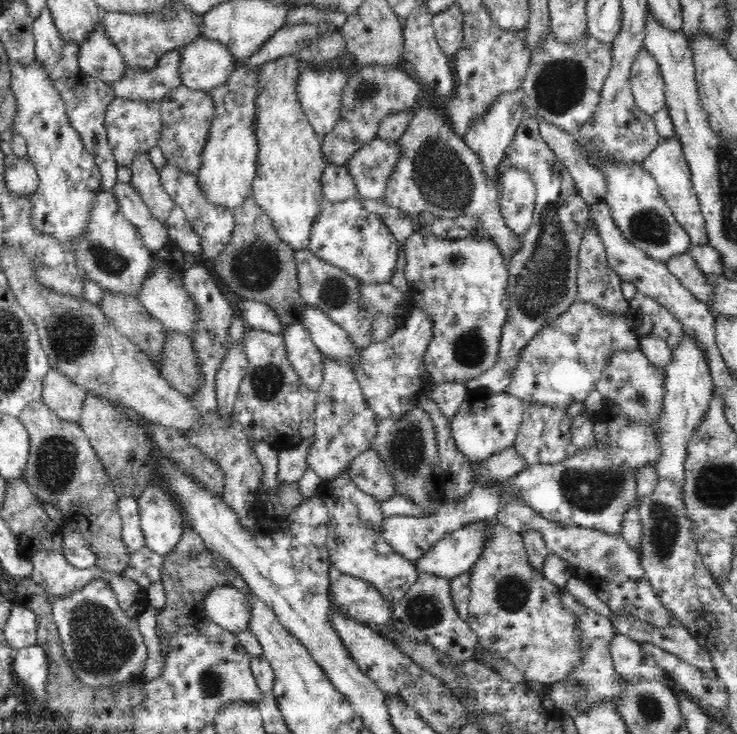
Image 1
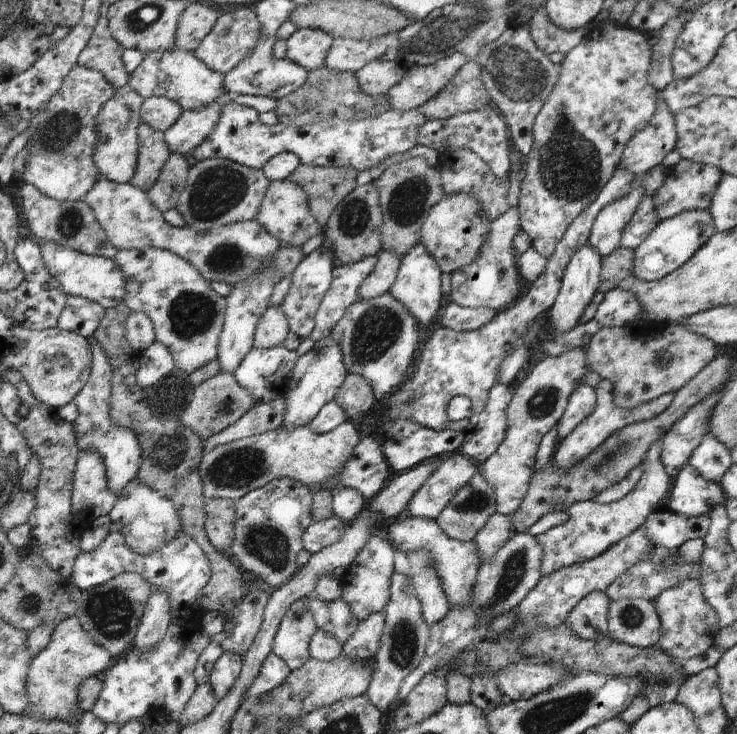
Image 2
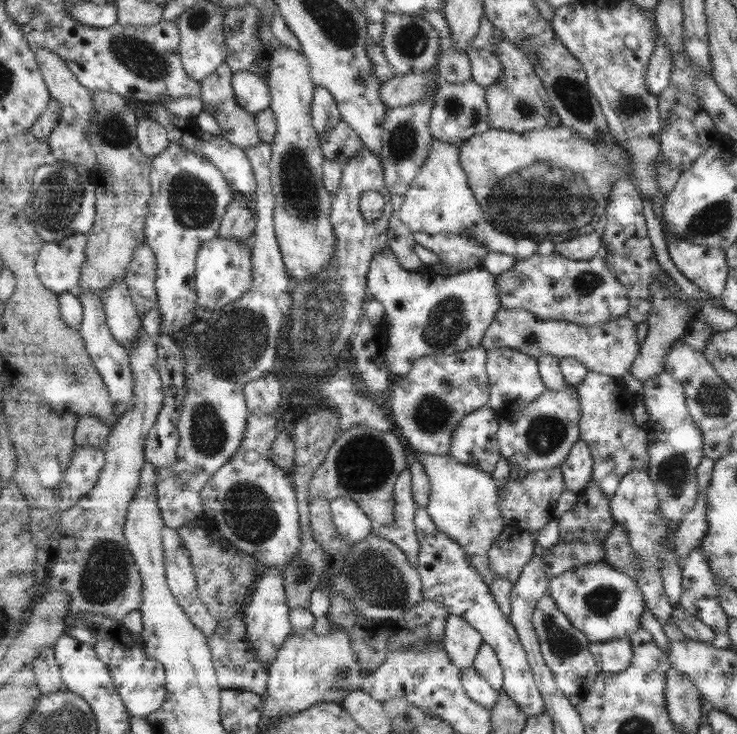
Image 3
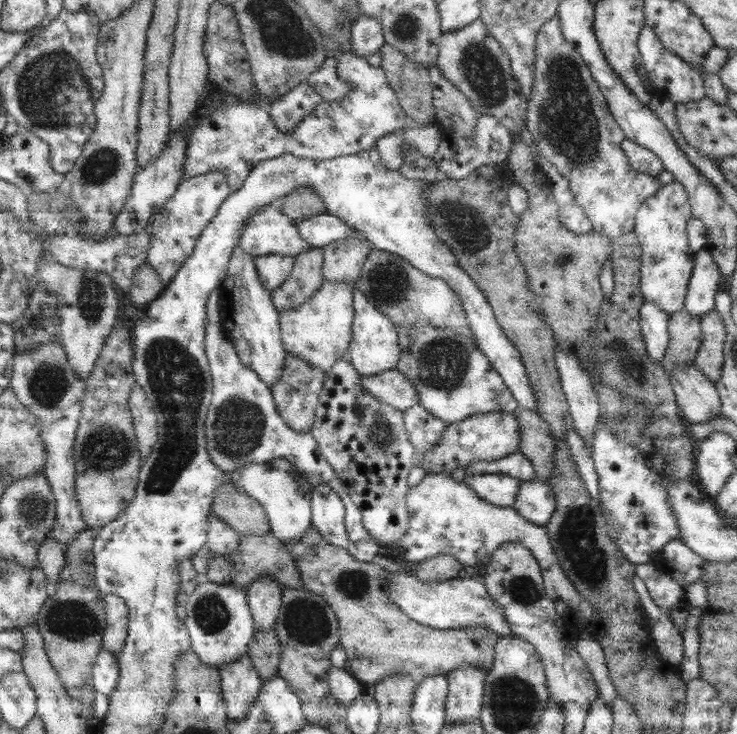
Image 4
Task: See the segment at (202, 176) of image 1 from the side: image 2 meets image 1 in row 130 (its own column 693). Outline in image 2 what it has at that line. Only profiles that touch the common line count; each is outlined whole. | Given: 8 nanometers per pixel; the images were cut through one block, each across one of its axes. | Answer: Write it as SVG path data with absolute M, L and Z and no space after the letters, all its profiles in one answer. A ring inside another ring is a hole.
M683 211L671 218L659 221L650 235L634 249L631 277L645 282L659 280L685 264L685 261L689 260L701 246L705 245L707 239L716 231L708 211Z

